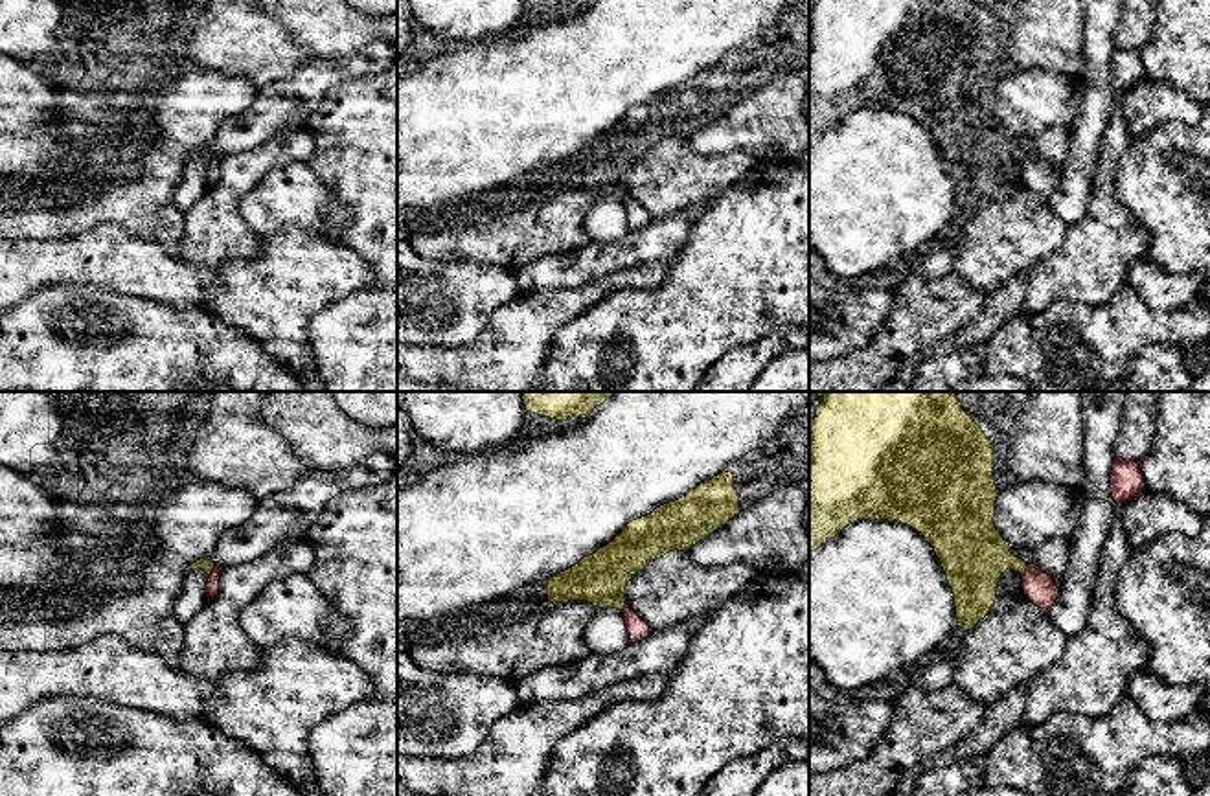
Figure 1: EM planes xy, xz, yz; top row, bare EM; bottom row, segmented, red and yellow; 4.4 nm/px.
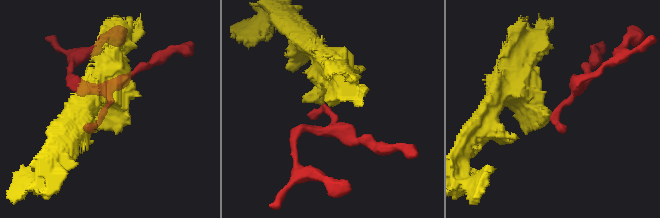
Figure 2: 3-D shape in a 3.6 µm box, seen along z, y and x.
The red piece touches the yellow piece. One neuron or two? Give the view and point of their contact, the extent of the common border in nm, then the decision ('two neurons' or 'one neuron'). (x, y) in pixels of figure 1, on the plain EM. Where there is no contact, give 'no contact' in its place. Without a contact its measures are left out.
contact yz (1027, 159); length 60 nm; two neurons

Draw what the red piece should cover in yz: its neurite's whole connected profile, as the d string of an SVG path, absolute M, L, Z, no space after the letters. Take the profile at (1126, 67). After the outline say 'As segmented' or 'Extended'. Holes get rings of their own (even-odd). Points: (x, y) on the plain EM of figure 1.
M1116 46L1111 59L1111 83L1116 92L1129 90L1146 79L1144 63L1136 50Z. As segmented

